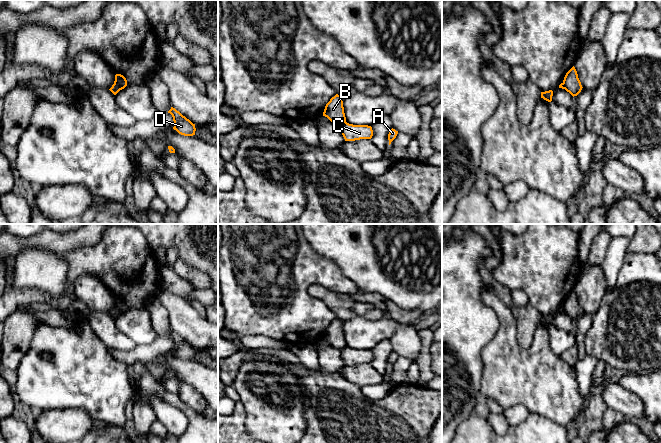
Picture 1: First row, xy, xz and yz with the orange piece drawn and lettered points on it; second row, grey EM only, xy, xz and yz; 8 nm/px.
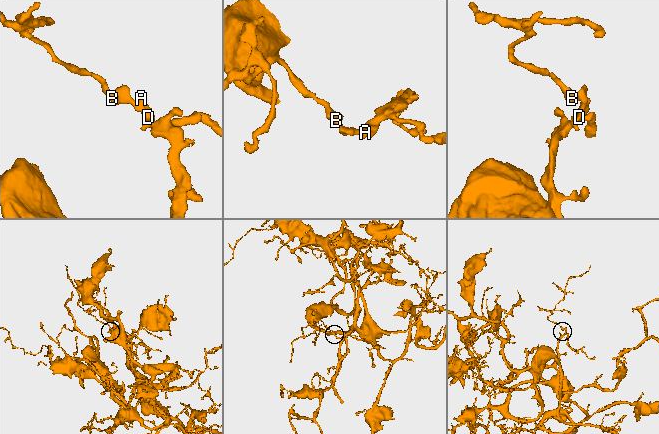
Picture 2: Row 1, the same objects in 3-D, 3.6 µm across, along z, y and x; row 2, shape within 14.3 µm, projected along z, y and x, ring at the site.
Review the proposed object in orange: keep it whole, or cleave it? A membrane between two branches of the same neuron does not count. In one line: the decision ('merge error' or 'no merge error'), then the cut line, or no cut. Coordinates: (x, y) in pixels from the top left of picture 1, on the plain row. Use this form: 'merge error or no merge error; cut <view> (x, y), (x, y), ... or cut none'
merge error; cut xy (115, 304), (121, 313)

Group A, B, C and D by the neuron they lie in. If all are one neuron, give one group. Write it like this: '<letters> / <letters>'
A C D / B

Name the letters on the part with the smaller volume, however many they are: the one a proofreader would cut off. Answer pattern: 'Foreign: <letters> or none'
Foreign: B

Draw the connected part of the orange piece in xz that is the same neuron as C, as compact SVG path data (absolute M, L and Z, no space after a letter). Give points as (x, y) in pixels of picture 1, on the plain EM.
M345 346L341 349L341 357L345 365L355 365L360 363L371 363L373 354L368 349L353 349Z

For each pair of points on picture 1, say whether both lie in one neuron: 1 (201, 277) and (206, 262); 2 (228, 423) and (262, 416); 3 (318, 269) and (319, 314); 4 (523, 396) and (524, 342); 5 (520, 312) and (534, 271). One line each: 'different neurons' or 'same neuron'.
1: different neurons
2: different neurons
3: same neuron
4: different neurons
5: different neurons

